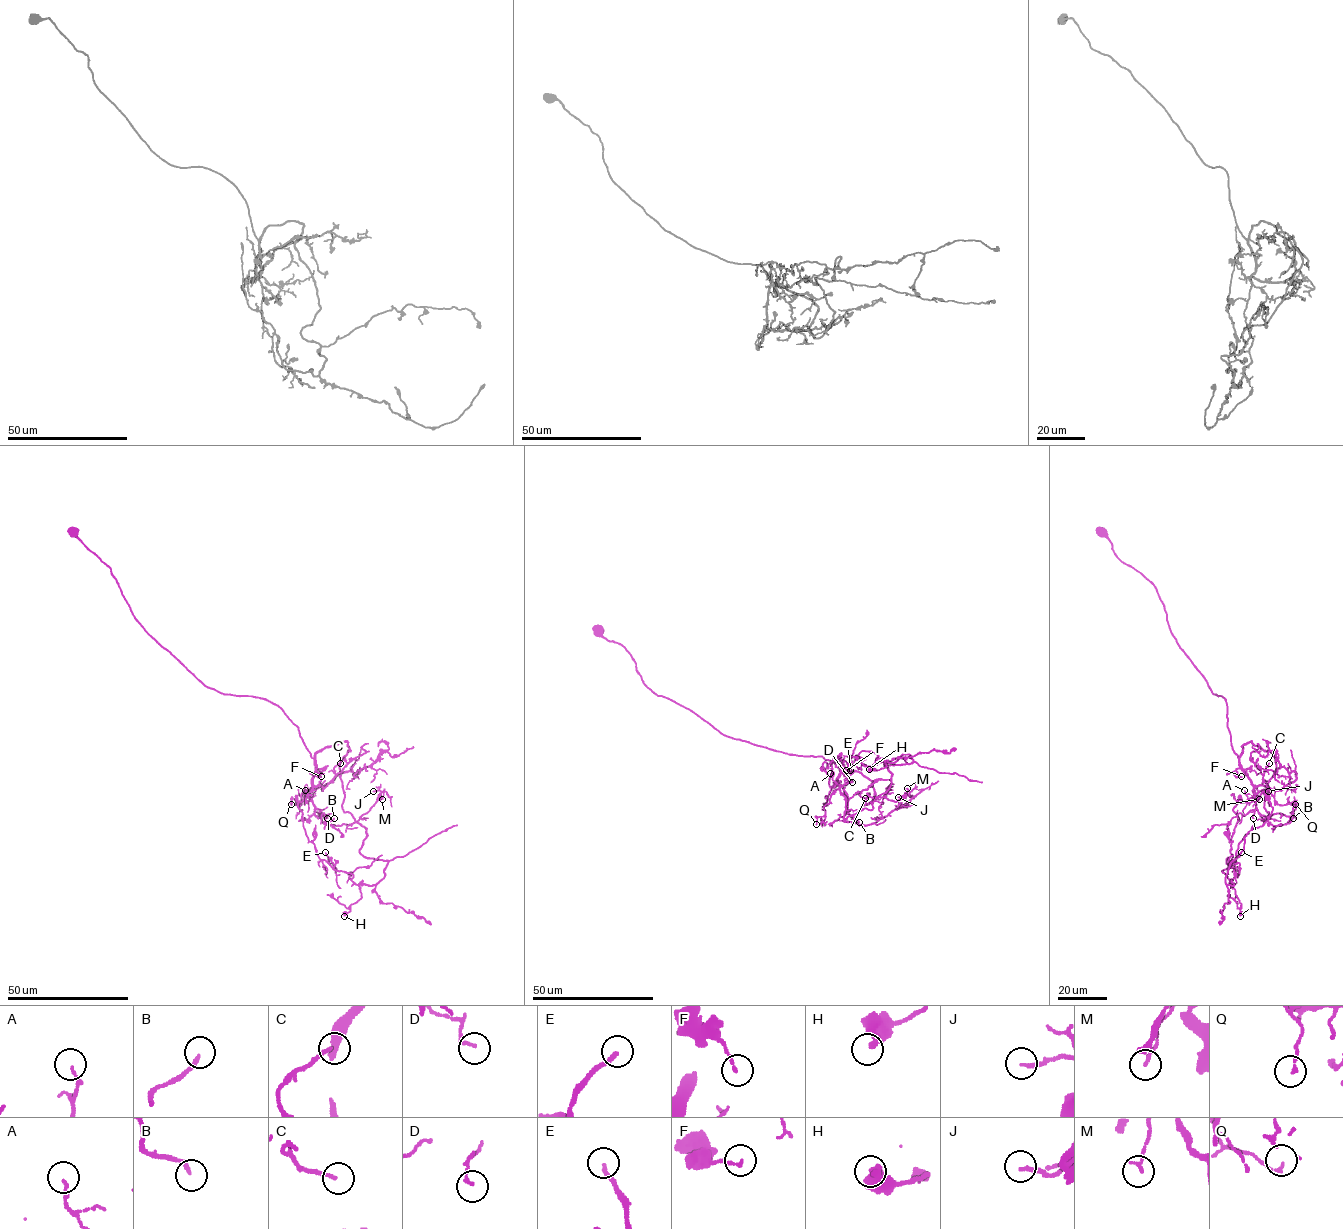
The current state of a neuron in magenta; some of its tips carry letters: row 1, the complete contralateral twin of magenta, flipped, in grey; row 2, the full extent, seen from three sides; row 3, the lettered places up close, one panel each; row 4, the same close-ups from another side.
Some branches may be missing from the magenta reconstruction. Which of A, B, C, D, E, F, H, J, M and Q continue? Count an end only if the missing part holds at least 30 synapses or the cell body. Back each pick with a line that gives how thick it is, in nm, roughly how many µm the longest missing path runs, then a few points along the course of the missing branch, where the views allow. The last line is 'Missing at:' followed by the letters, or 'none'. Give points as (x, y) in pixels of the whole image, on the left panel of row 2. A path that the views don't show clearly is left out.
E: 180 nm | 80 µm | (325, 852), (295, 818), (297, 754), (289, 732), (288, 716), (289, 707), (298, 697)
Missing at: E

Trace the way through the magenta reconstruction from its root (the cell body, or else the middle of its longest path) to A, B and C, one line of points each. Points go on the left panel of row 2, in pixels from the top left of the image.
A: (73, 531), (110, 569), (135, 620), (205, 685), (266, 699), (283, 710), (314, 759), (305, 798), (305, 790)
B: (73, 531), (110, 569), (135, 620), (205, 685), (283, 710), (314, 759), (314, 814), (324, 823), (334, 818)
C: (73, 531), (110, 569), (135, 620), (205, 685), (283, 710), (314, 759), (314, 785), (325, 787), (340, 763)

